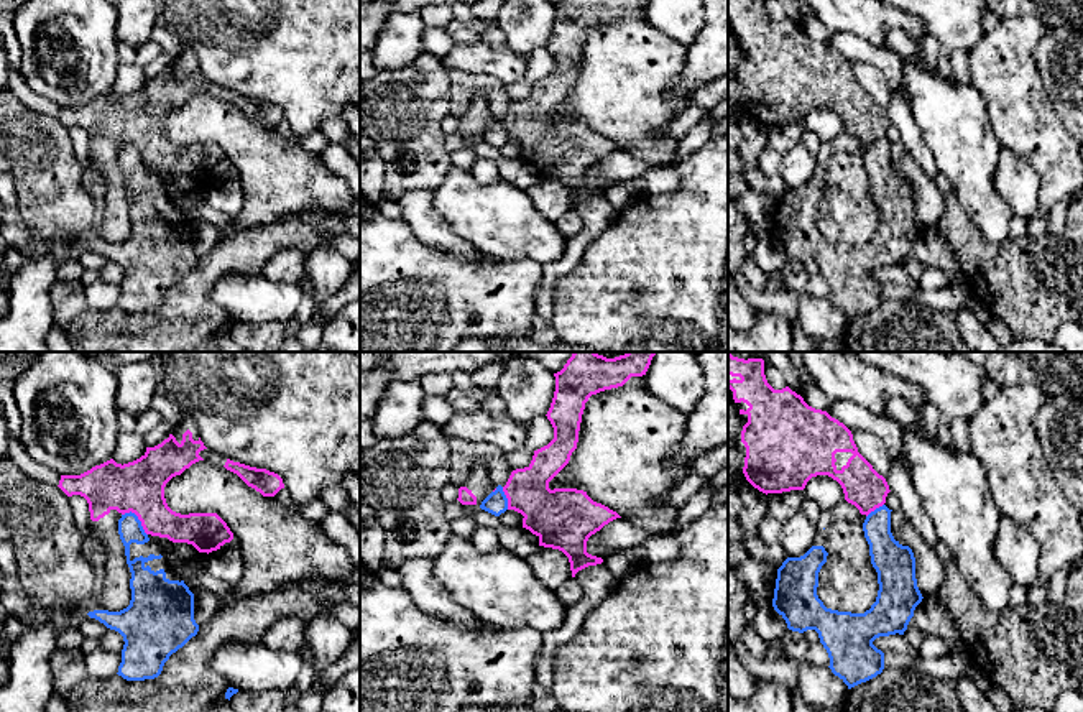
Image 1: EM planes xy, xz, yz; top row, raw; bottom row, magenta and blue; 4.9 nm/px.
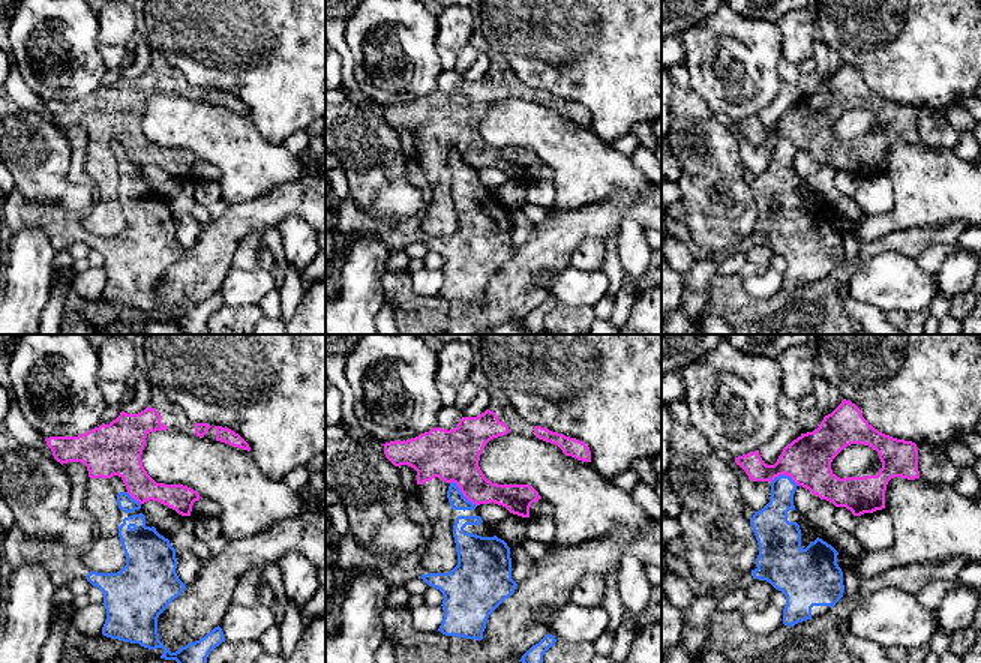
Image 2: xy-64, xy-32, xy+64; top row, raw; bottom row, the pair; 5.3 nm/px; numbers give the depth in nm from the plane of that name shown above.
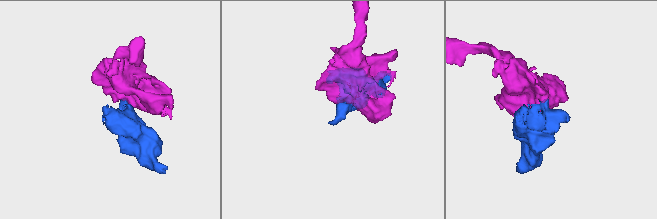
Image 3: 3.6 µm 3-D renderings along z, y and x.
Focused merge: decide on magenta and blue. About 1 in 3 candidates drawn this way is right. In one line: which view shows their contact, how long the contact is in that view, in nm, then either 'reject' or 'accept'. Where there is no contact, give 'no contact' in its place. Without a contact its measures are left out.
meets magenta in xy; contact 170 nm long; reject

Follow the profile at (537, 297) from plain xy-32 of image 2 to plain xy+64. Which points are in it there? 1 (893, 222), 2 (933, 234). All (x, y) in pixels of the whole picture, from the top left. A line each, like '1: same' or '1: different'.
1: different
2: same

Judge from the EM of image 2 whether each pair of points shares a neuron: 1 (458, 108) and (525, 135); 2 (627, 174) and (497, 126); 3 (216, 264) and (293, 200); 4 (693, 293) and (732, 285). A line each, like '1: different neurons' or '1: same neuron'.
1: different neurons
2: same neuron
3: same neuron
4: different neurons

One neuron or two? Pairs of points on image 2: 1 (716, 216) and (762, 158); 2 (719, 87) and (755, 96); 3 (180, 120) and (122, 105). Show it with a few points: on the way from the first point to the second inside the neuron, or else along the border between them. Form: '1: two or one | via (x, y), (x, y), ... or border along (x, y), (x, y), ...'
1: two | border along (737, 143), (740, 161), (746, 170)
2: one | via (728, 87), (746, 87)
3: two | border along (168, 92), (152, 95), (141, 119), (155, 144)

